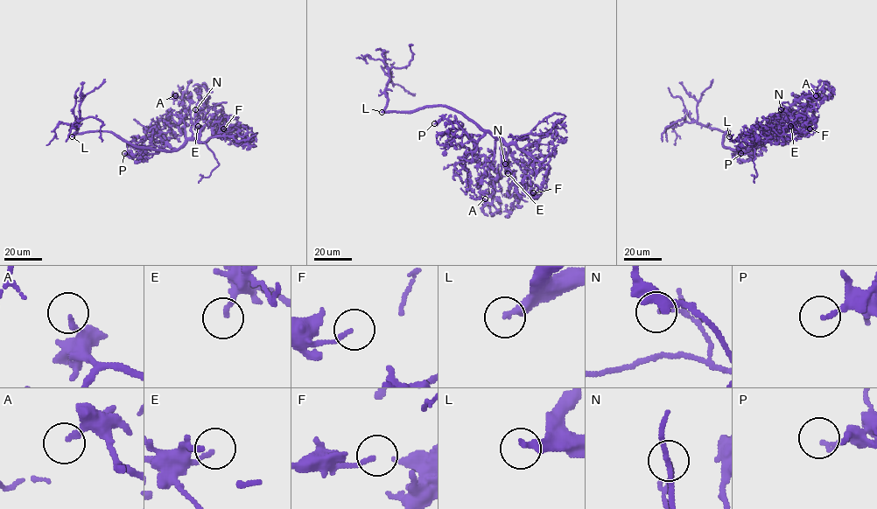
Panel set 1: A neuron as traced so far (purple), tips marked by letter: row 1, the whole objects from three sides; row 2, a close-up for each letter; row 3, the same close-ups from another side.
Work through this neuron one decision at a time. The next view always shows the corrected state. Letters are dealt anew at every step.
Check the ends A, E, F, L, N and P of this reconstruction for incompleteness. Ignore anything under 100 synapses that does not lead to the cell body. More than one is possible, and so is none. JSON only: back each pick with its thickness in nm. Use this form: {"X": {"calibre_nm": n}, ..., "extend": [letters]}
{"L": {"calibre_nm": 320}, "extend": ["L"]}

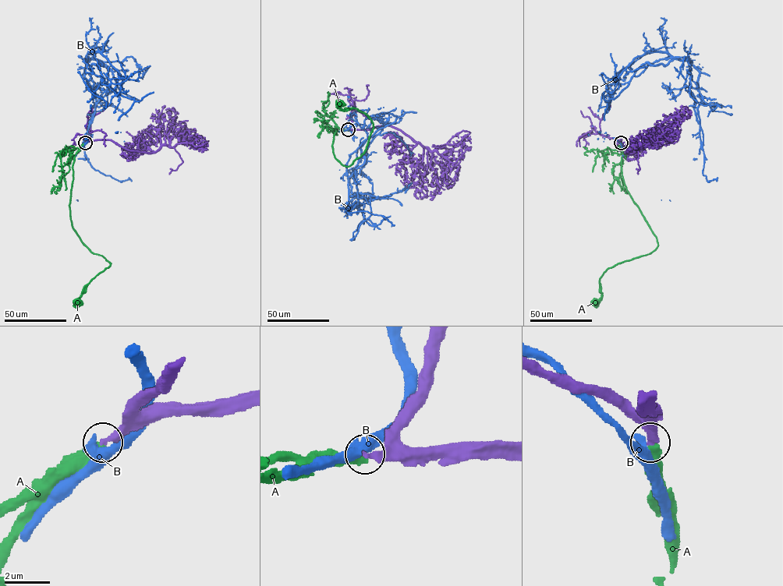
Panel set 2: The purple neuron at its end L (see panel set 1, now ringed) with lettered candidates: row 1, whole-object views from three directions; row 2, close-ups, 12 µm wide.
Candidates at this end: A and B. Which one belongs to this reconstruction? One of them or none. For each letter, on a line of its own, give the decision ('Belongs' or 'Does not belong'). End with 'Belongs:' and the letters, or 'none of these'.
A: Belongs
B: Does not belong
Belongs: A

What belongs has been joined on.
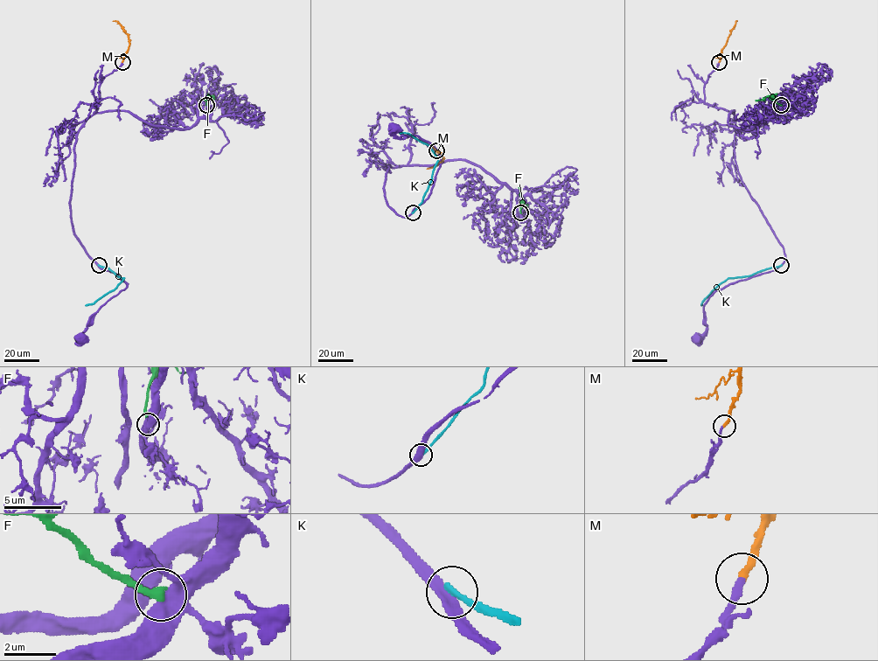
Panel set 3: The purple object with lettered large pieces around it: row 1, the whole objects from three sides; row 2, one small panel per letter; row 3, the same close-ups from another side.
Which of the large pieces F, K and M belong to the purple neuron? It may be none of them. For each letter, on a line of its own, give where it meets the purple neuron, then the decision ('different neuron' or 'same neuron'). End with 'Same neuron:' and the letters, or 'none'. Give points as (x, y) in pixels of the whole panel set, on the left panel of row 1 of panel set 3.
F: meets purple at (206, 105); different neuron
K: meets purple at (99, 265); different neuron
M: meets purple at (122, 62); same neuron
Same neuron: M

